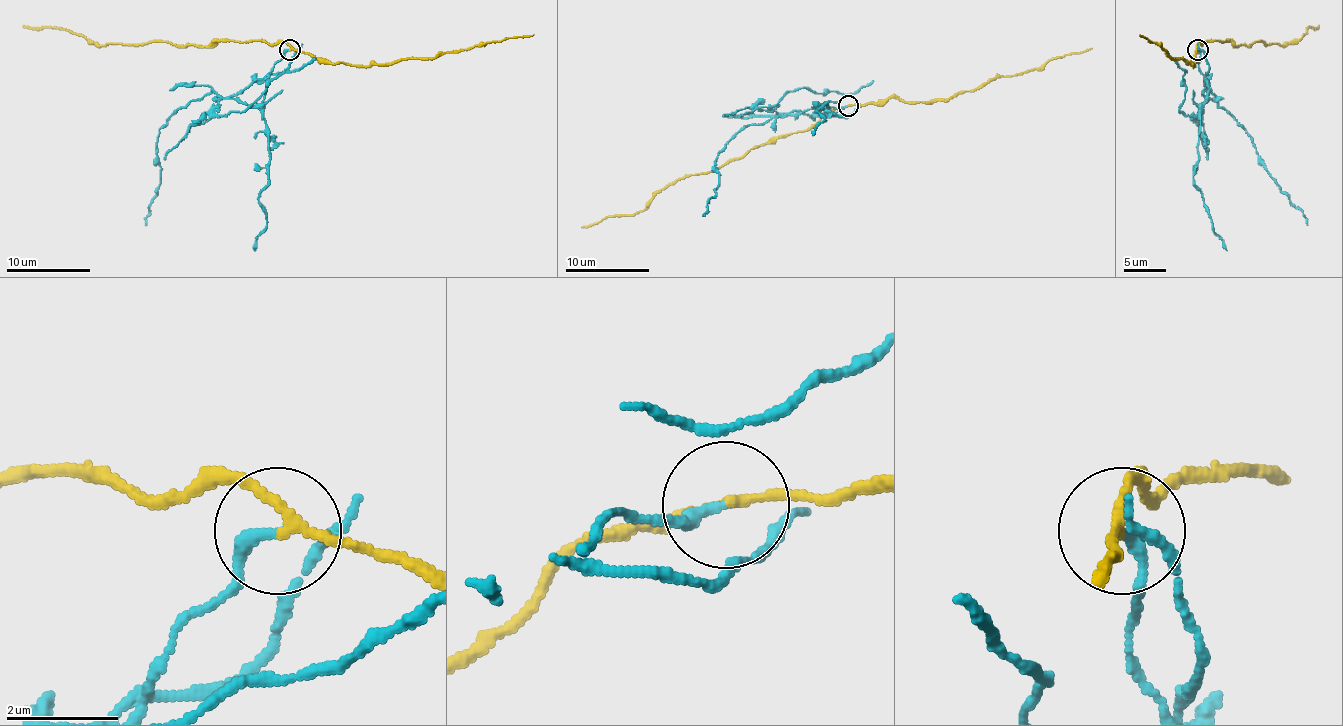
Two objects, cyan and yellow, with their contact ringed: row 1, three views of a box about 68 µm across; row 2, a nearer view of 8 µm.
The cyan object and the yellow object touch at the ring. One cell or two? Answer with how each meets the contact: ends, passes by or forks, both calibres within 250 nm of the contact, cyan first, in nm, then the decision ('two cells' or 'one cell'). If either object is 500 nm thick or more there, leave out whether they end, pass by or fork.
cyan forks there; yellow passes by; 140 nm thick on the cyan side, 150 nm on the other; two cells

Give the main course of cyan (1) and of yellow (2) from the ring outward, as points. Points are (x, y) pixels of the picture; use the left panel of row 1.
1: (290, 49), (265, 78), (238, 93), (211, 93), (179, 107), (158, 130), (160, 176), (146, 224)
2: (290, 49), (284, 42), (250, 40), (219, 40), (208, 46), (152, 42), (91, 44), (72, 32), (22, 26)

